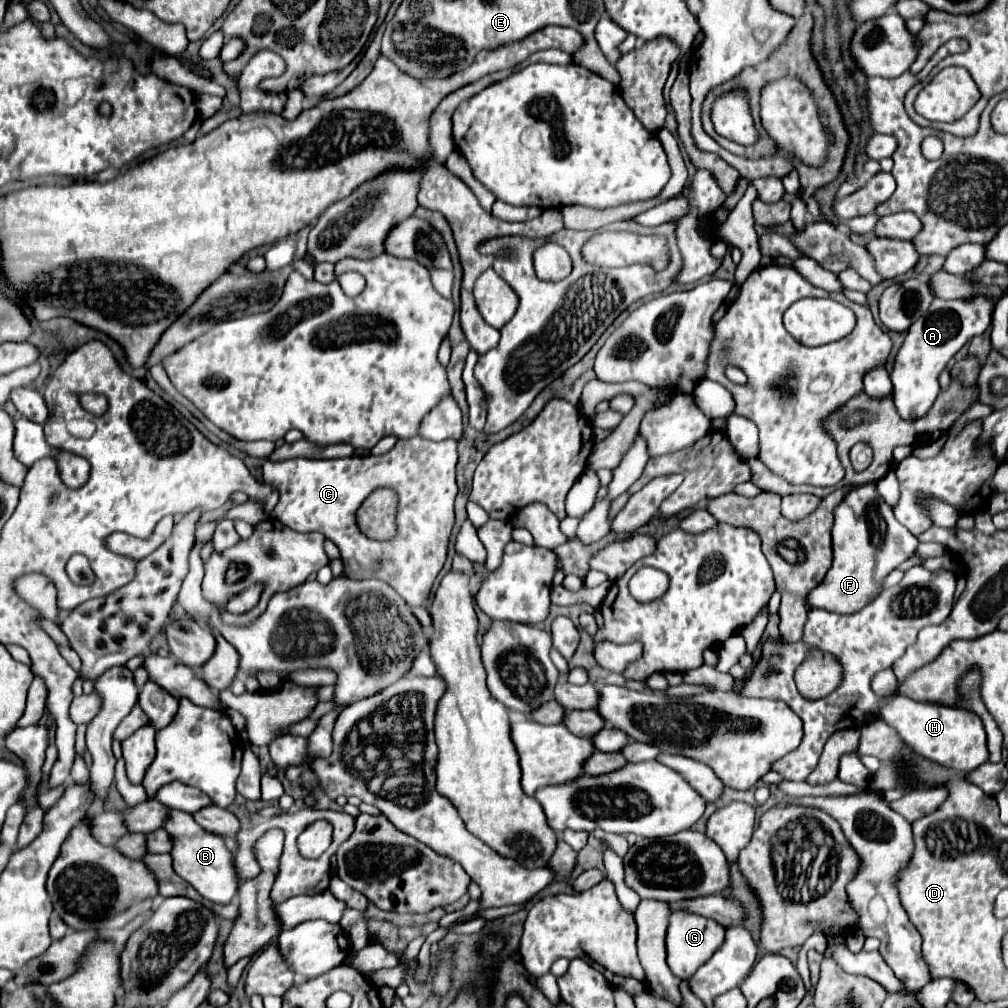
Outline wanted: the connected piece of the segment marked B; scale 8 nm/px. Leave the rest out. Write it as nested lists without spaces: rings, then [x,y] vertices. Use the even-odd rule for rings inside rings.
[[[170,811],[170,819],[164,827],[172,839],[174,839],[174,849],[172,849],[172,859],[174,859],[174,871],[188,881],[202,897],[220,903],[220,905],[228,905],[234,895],[238,893],[238,883],[240,877],[234,869],[234,861],[232,861],[232,853],[226,849],[224,839],[216,833],[206,831],[204,827],[200,827],[194,817],[190,813],[184,811]]]

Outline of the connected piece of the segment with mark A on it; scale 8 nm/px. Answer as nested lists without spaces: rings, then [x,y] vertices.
[[[982,295],[972,301],[934,299],[930,309],[908,329],[906,341],[896,355],[896,363],[890,375],[894,383],[894,405],[902,419],[920,419],[930,411],[934,399],[940,393],[940,371],[968,339],[986,331],[992,319],[992,309],[994,299]]]

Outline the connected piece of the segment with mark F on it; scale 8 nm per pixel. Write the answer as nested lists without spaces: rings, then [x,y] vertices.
[[[876,483],[860,485],[850,491],[834,511],[832,529],[834,557],[822,583],[808,595],[810,607],[828,609],[834,613],[854,613],[872,603],[882,591],[882,583],[902,561],[918,547],[918,539],[896,521],[892,507],[876,493]]]

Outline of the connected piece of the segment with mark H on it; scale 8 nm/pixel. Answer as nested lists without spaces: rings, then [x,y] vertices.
[[[896,695],[882,707],[880,717],[898,731],[902,741],[914,753],[934,763],[940,763],[948,769],[968,773],[968,771],[978,769],[990,757],[988,747],[986,747],[986,731],[984,731],[982,719],[978,719],[978,715],[974,715],[972,711],[934,705],[934,703],[922,703],[906,695]]]

